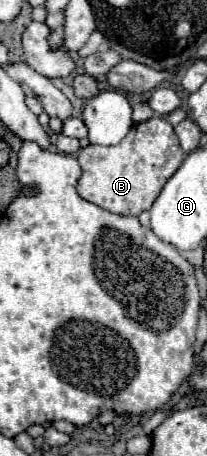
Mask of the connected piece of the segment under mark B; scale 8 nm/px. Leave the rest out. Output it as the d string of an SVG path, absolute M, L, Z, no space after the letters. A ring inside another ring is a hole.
M153 115L151 119L133 125L119 145L89 145L77 151L77 161L83 171L77 183L77 193L85 201L91 201L111 213L137 215L153 205L165 181L179 169L183 159L185 153L173 127L167 123L167 119Z

